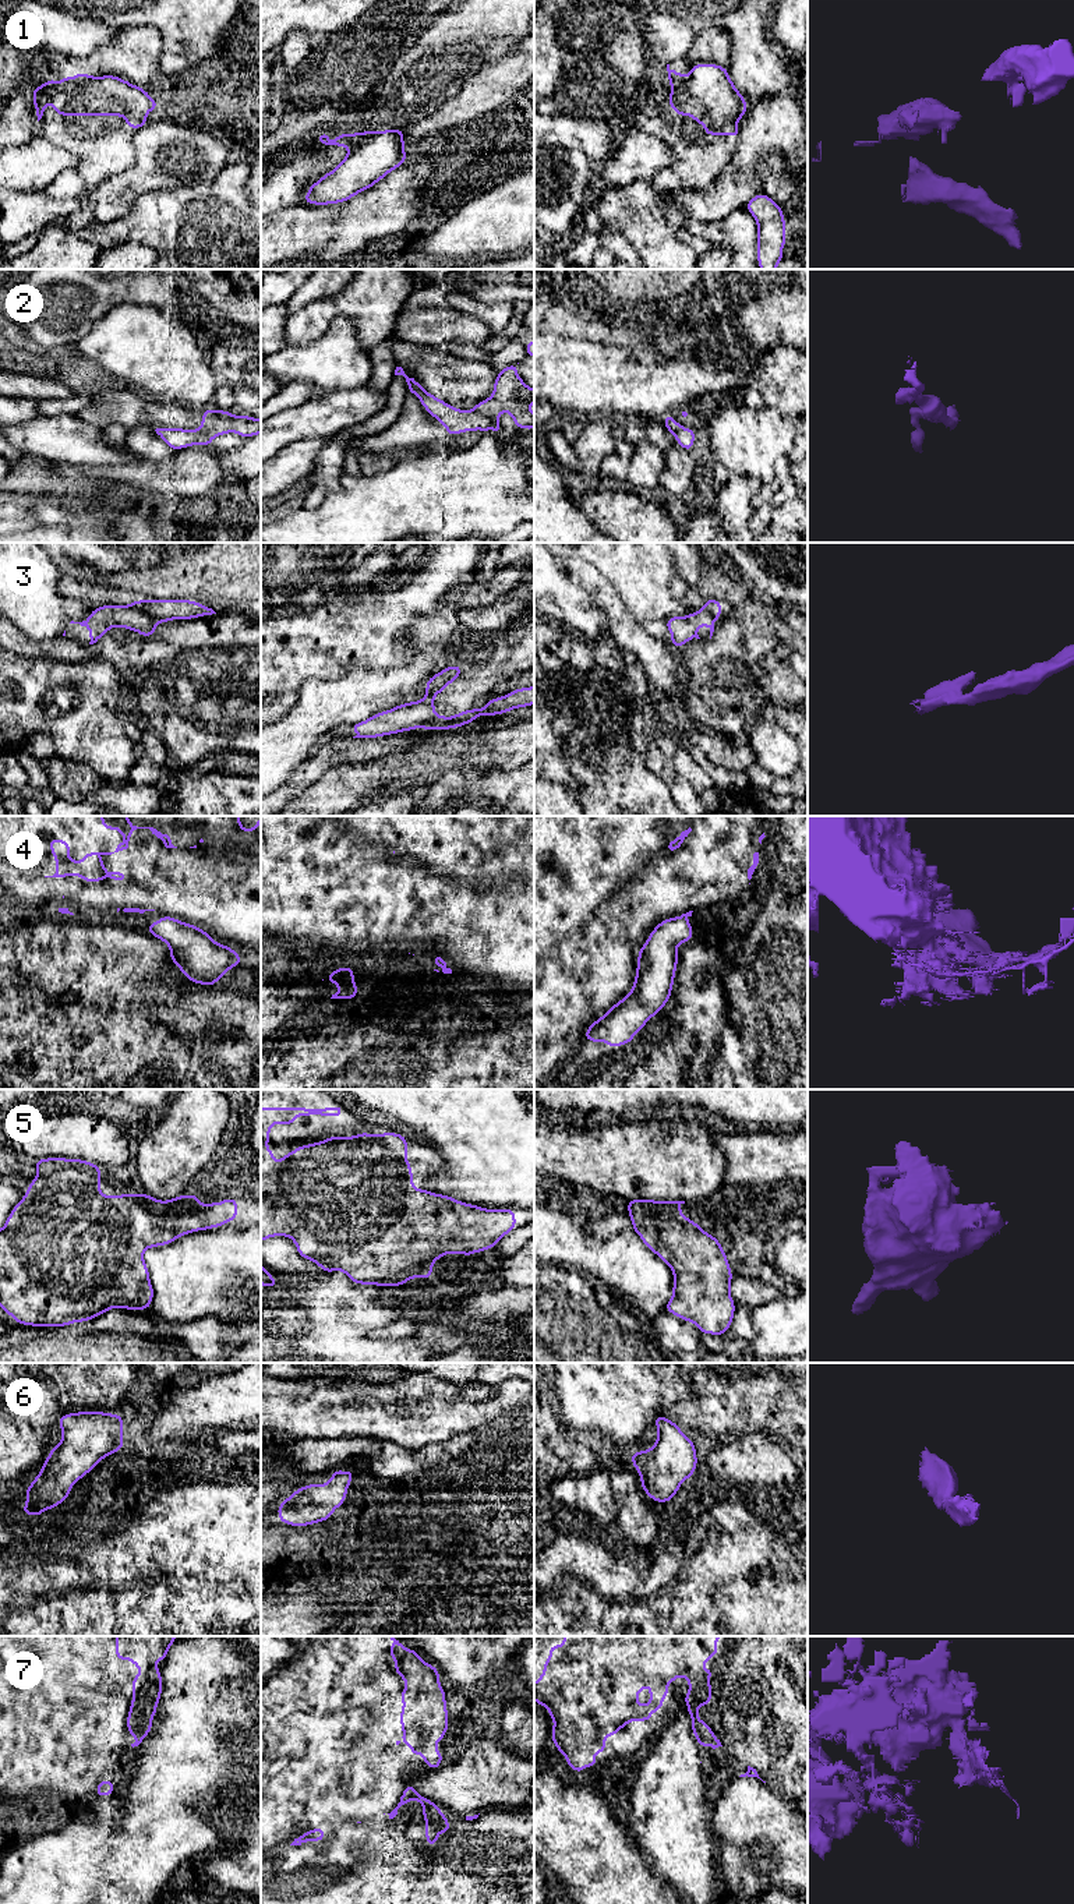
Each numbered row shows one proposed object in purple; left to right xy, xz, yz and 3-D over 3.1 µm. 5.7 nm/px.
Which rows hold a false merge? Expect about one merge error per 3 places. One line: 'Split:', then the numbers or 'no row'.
Split: 1, 2, 3, 4, 7

